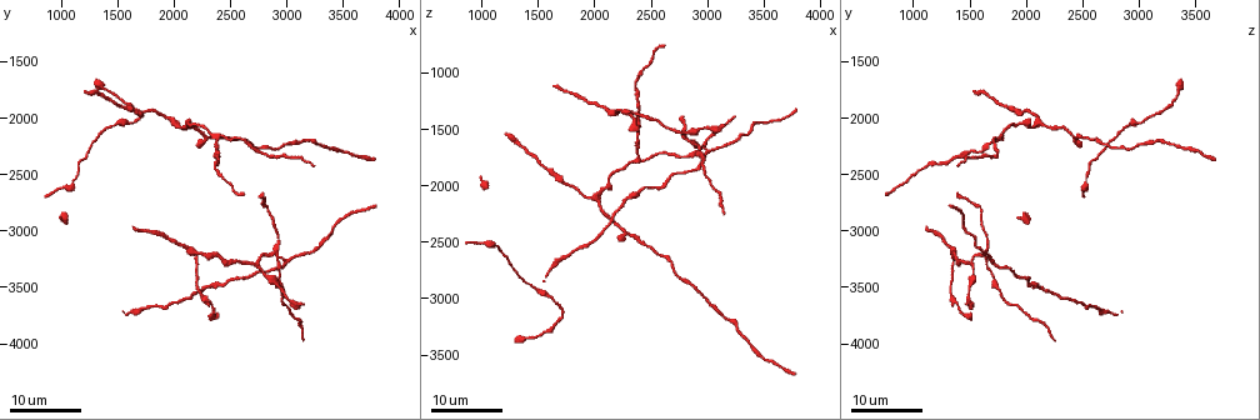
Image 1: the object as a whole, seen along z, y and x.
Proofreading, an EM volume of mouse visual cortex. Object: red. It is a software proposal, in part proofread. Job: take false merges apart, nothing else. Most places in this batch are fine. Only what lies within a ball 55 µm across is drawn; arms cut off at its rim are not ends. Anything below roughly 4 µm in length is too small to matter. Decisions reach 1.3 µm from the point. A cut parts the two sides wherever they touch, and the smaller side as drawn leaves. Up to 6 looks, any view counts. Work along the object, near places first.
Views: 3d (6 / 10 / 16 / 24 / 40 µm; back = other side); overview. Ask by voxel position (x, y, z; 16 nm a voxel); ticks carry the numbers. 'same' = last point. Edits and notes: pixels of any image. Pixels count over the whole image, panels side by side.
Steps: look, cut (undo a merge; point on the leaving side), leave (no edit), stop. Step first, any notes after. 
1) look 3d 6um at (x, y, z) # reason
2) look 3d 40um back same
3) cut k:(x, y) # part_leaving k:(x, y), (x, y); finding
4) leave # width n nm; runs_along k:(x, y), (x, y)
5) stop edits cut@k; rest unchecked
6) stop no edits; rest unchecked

look 3d 16um at (1980, 2040, 2120)

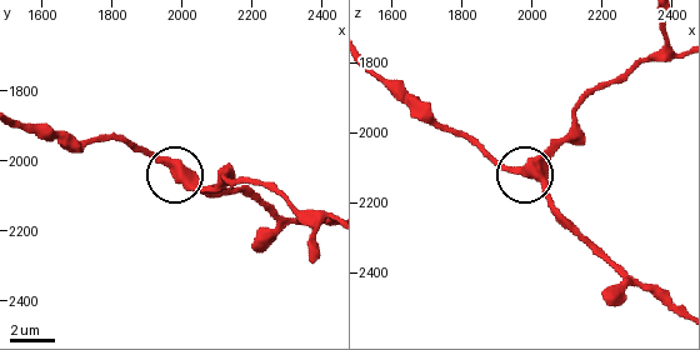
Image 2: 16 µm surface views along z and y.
look 3d 10um at (2000, 2030, 2110)

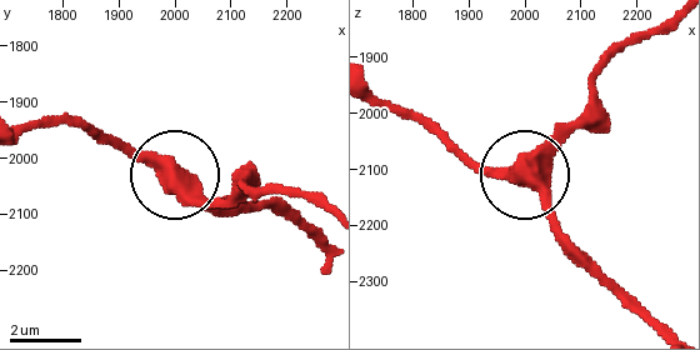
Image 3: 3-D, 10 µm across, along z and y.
leave # width 460 nm; runs_along 3:(665, 23), (521, 171), (461, 150); continuous, no second neuron

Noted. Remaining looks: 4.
look 3d 16um at (2400, 2200, 1720) # a fork

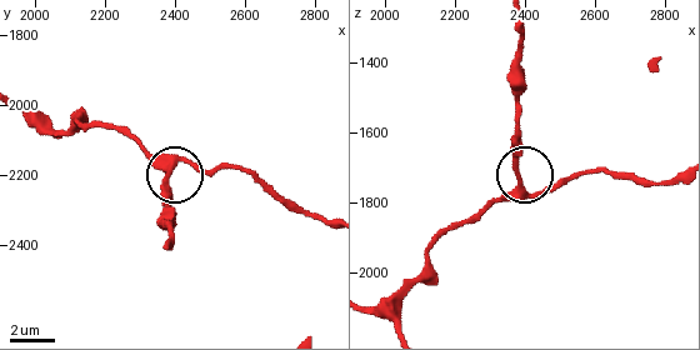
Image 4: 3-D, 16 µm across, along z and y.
look 3d 10um at (2380, 2190, 1750)

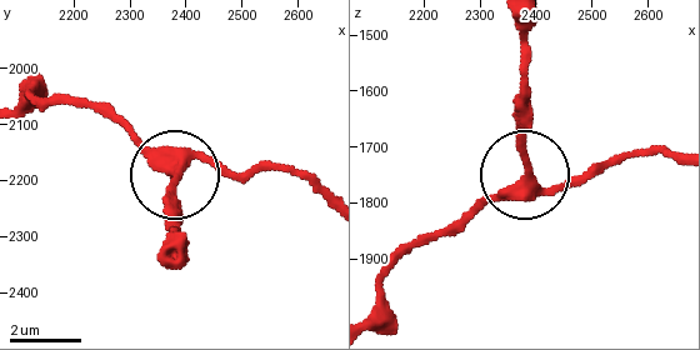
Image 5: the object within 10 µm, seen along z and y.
leave # arms 3; runs_along 5:(675, 158), (621, 153), (541, 185), (524, 161), (524, 101); continuous, no second neuron

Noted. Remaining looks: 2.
look 3d 16um at (2900, 3220, 1600) # looks like a crossing

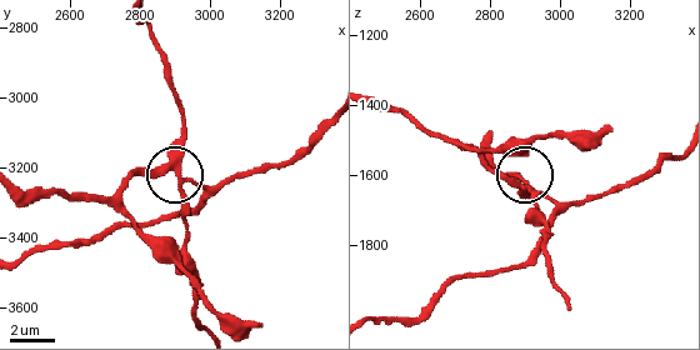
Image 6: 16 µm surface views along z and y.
look 3d 6um at (2880, 3200, 1630)

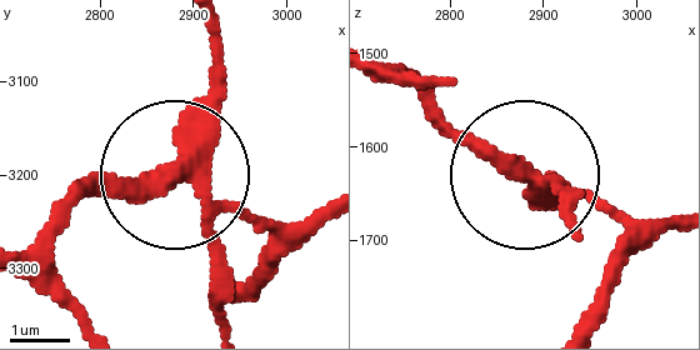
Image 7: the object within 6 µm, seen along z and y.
cut 7:(263, 233) # arms 4; part_leaving 7:(204, 181), (274, 241), (239, 281); two neurons meet here

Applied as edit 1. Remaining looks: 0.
stop edits cut@7; rest unchecked

